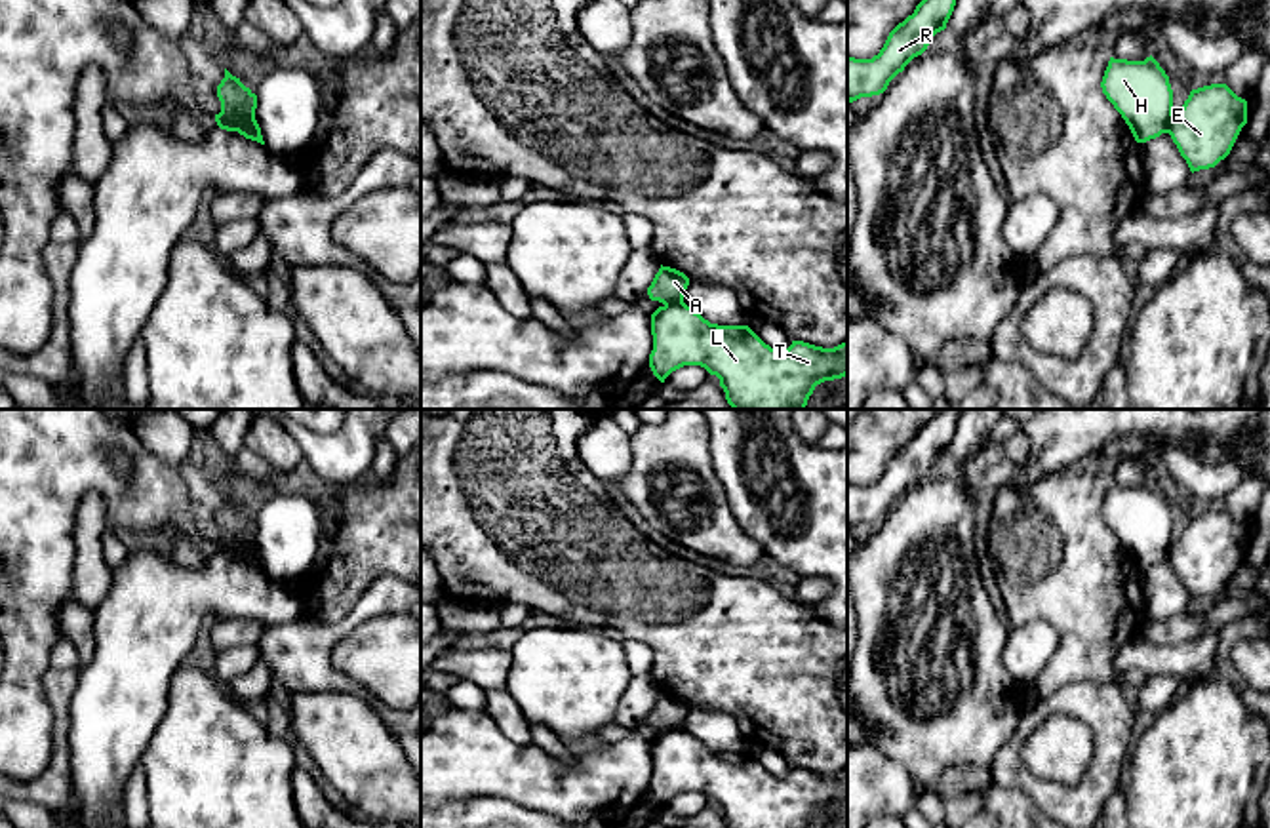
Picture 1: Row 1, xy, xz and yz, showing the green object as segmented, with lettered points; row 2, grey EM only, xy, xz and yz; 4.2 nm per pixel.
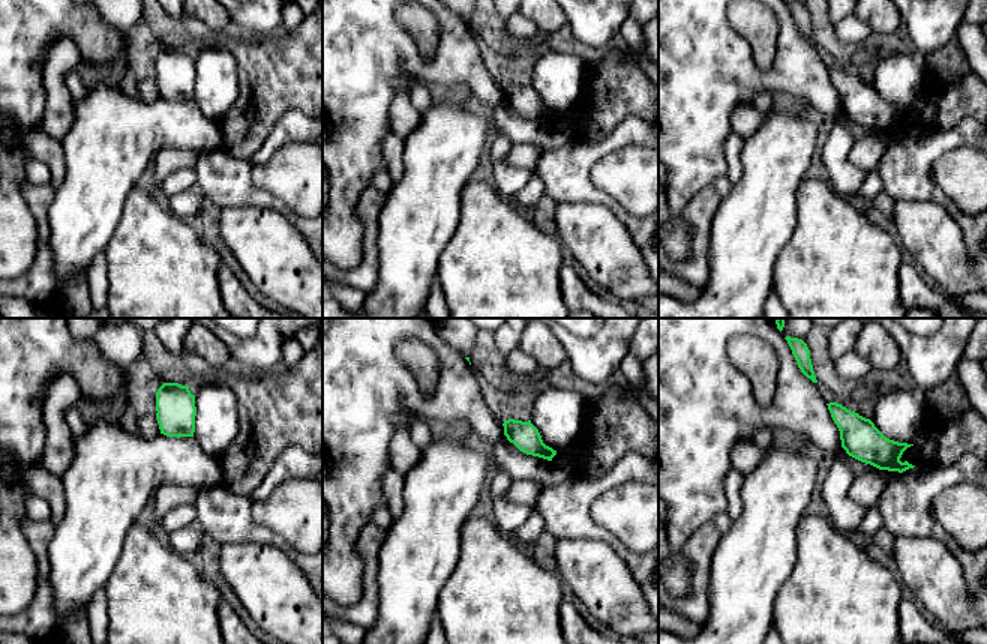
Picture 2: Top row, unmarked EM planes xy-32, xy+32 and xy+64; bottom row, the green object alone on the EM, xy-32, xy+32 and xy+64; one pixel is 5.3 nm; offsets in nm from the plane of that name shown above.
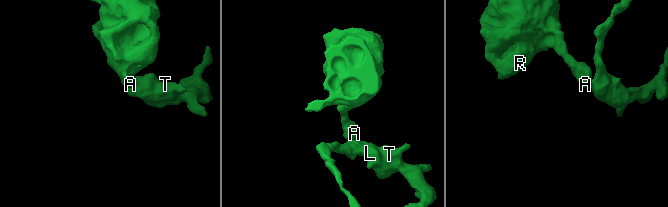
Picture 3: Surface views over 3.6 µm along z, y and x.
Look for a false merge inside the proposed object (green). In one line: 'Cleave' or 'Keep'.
Cleave

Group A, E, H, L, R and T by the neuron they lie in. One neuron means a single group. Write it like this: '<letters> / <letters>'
A H R / E L T

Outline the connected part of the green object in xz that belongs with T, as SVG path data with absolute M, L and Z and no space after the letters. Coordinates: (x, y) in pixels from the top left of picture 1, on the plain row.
M684 727L651 740L651 761L649 794L661 809L684 792L701 792L720 805L727 828L807 828L817 811L847 801L847 767L834 775L792 767L786 777L775 777L748 752L710 750Z

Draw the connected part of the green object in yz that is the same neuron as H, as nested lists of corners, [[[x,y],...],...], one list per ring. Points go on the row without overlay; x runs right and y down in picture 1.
[[[1152,482],[1144,487],[1110,483],[1101,514],[1137,569],[1169,560],[1173,516],[1169,503]]]

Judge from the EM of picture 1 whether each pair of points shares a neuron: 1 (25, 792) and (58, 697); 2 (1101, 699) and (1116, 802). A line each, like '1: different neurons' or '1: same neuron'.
1: same neuron
2: different neurons

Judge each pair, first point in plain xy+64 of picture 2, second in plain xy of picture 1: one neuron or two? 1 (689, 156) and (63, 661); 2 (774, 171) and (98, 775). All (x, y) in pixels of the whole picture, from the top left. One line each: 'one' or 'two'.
1: two
2: one

